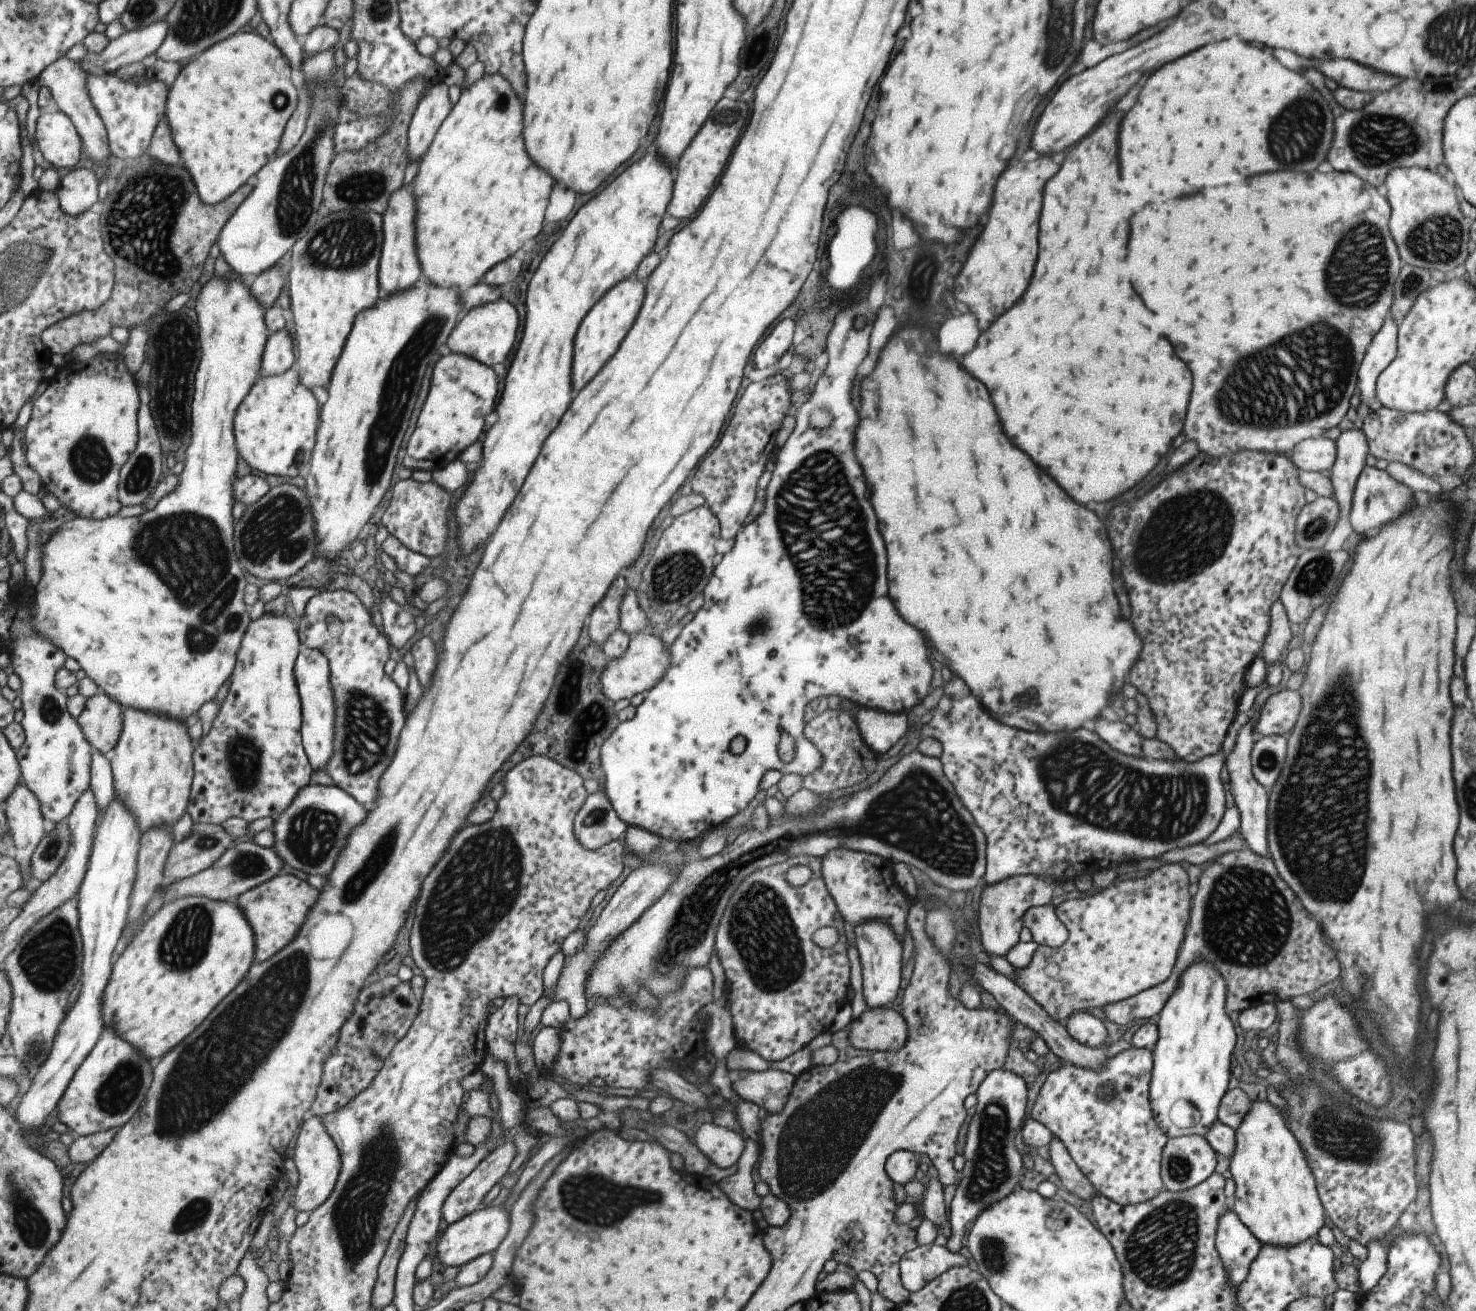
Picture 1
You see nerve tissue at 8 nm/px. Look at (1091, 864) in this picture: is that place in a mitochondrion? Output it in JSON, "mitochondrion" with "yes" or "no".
{"mitochondrion":"no"}

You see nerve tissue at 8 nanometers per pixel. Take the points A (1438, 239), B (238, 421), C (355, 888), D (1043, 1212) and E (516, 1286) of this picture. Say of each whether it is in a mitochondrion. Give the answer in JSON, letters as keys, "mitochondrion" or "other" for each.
{"A":"mitochondrion","B":"other","C":"mitochondrion","D":"other","E":"other"}

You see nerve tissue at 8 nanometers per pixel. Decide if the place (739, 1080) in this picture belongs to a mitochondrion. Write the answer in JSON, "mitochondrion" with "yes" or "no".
{"mitochondrion":"no"}

